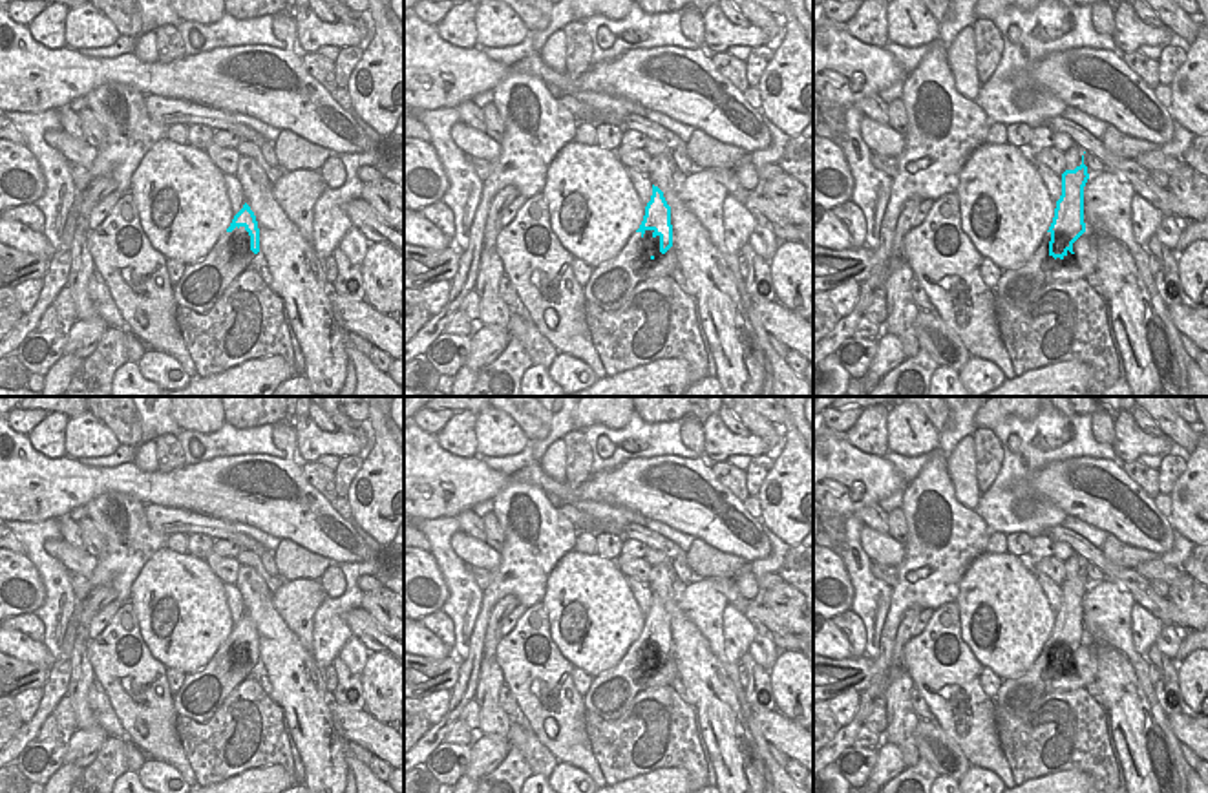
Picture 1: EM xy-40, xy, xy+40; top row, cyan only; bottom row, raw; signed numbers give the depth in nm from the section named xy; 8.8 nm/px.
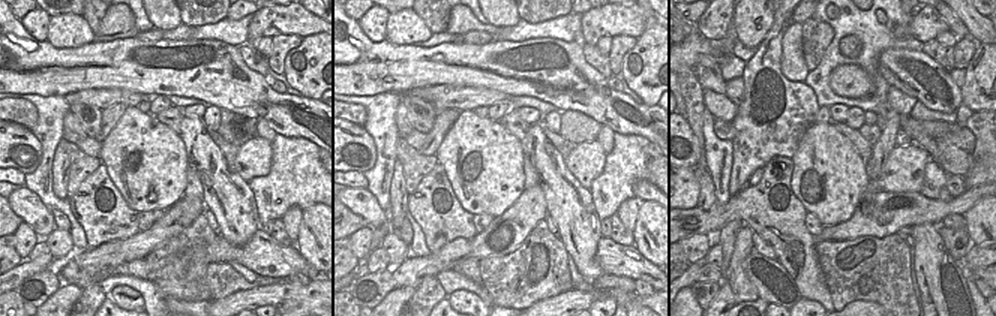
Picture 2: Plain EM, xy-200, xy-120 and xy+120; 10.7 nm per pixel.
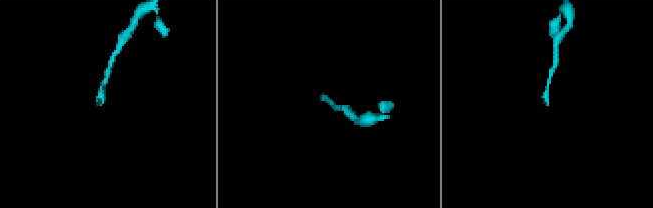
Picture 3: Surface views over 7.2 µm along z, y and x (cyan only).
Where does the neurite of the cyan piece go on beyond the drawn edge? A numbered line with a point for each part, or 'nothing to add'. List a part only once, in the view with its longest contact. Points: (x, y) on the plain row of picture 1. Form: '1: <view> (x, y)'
1: xy (609, 695)

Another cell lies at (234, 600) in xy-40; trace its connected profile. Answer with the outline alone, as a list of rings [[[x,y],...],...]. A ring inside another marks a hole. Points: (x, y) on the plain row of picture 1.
[[[225,583],[223,587],[232,621],[236,625],[245,614],[243,597],[236,585]]]

